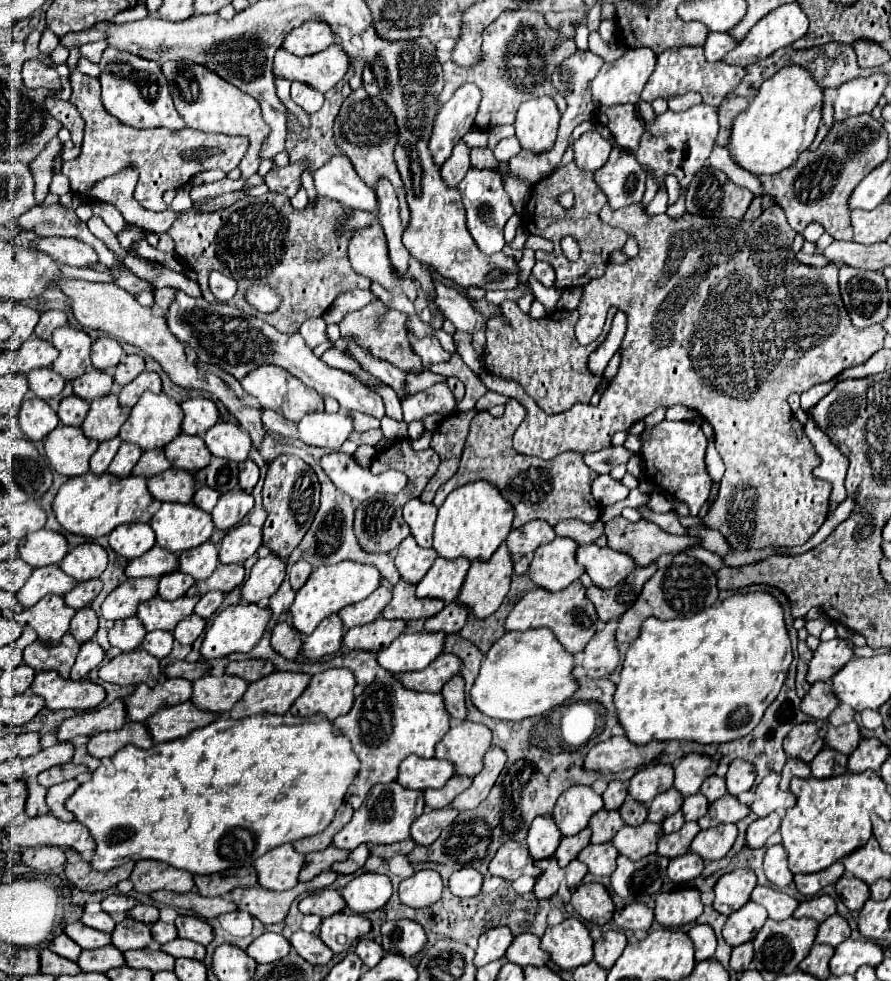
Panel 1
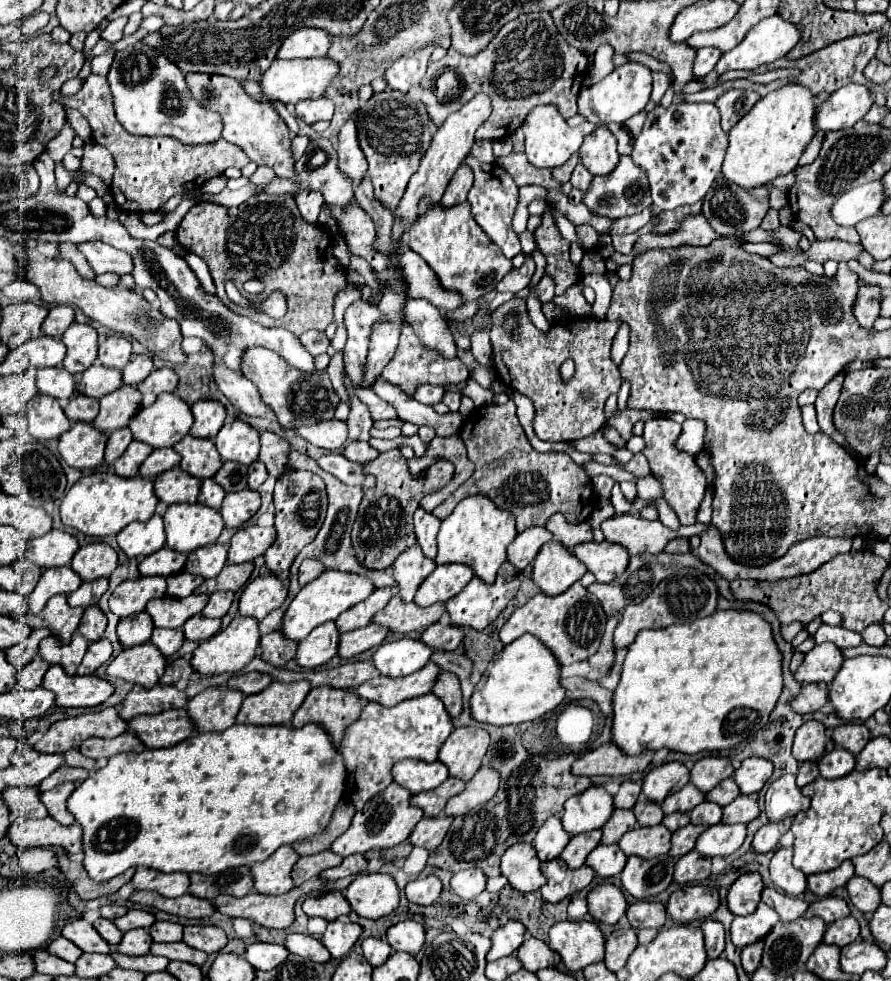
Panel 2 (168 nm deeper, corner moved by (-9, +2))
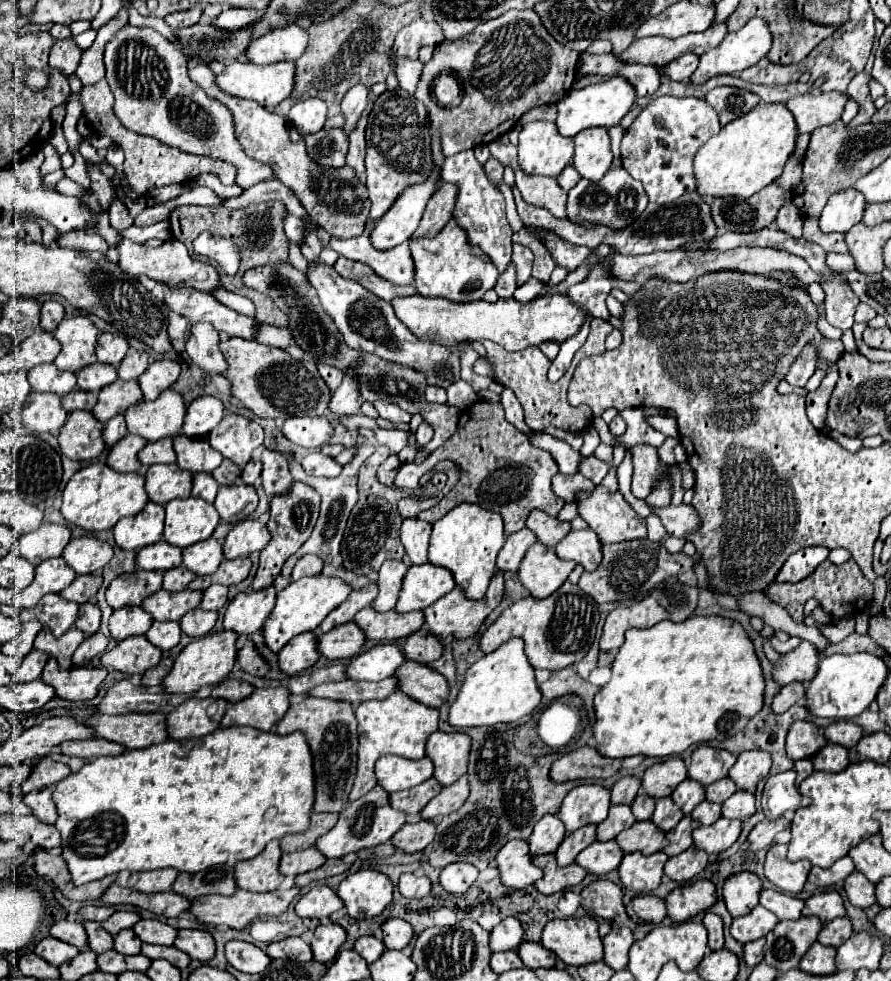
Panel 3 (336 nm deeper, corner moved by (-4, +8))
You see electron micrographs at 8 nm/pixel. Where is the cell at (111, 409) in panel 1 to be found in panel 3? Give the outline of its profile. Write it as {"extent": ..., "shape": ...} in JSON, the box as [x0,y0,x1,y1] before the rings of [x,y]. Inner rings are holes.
{"extent":[93,379,143,423],"shape":[[[117,379],[113,381],[113,385],[107,385],[105,389],[99,391],[99,401],[93,407],[93,415],[107,423],[111,417],[125,413],[125,409],[129,405],[135,405],[143,399],[143,393],[139,389],[139,381],[131,379],[131,381],[123,381]]]}

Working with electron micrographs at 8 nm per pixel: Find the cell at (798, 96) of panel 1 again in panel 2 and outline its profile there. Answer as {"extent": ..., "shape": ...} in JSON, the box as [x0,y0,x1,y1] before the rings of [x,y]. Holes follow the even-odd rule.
{"extent":[722,83,816,189],"shape":[[[786,83],[784,87],[762,97],[730,131],[722,175],[744,189],[750,189],[794,171],[806,145],[816,133],[814,111],[814,95],[808,87],[800,87],[800,83]]]}

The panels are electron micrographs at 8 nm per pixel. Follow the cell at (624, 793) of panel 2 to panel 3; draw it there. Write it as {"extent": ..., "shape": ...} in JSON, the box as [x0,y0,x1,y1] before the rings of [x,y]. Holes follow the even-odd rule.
{"extent":[611,777,641,805],"shape":[[[621,777],[613,787],[611,787],[611,803],[613,805],[631,805],[637,791],[641,787],[641,779],[637,777]]]}

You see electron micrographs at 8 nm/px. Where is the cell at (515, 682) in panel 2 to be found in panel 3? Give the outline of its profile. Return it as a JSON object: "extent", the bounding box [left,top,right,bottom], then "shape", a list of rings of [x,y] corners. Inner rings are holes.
{"extent":[449,639,541,729],"shape":[[[509,639],[499,649],[489,655],[483,655],[477,663],[469,667],[465,673],[465,681],[459,689],[457,699],[449,709],[449,725],[465,729],[465,727],[481,727],[495,723],[511,723],[525,715],[529,715],[541,701],[541,691],[533,677],[533,667],[529,665],[523,639]]]}

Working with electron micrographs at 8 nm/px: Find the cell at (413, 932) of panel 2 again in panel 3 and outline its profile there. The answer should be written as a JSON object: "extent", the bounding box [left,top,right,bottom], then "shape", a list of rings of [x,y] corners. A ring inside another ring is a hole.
{"extent":[383,919,413,949],"shape":[[[387,919],[383,923],[383,943],[387,949],[403,949],[413,937],[413,927],[403,919]]]}

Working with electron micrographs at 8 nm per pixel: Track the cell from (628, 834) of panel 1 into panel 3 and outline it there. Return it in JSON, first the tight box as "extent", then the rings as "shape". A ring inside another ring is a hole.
{"extent":[615,821,667,855],"shape":[[[635,821],[629,829],[621,831],[615,841],[623,849],[623,853],[639,851],[643,855],[653,855],[667,845],[665,833],[651,821]]]}

